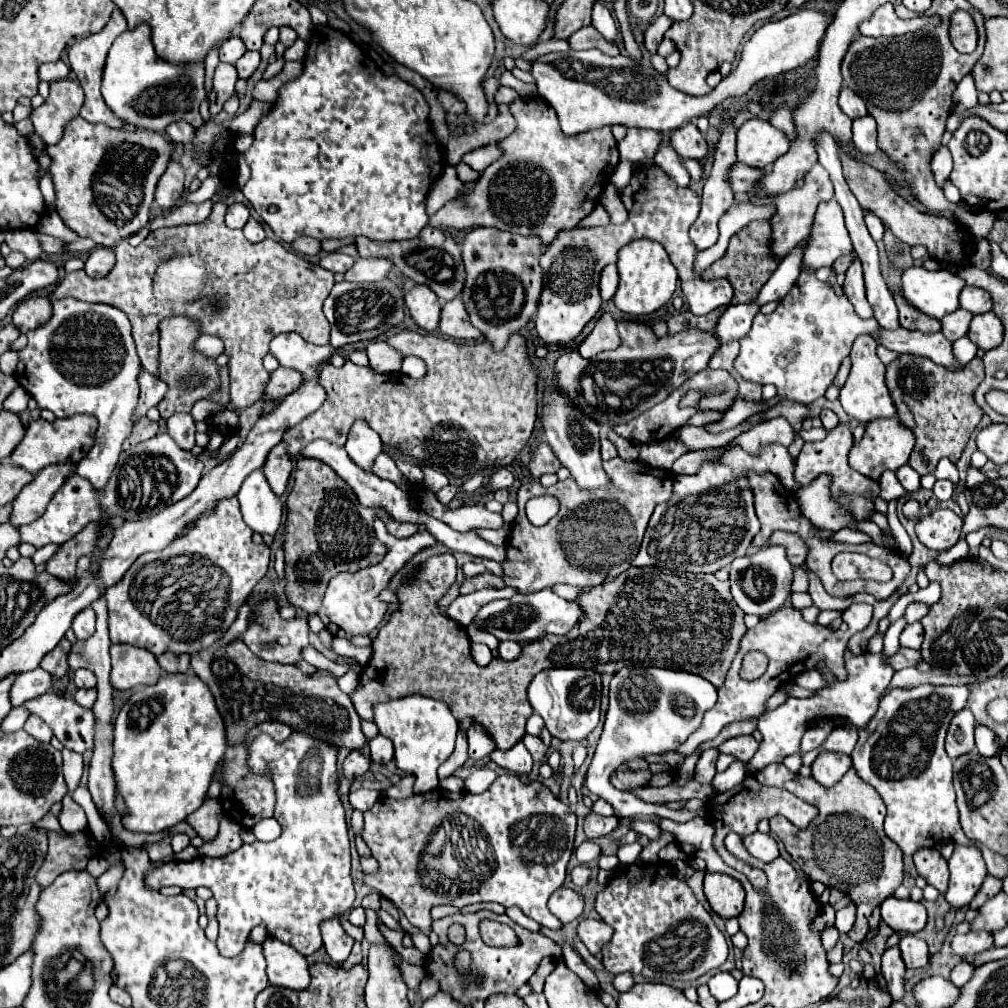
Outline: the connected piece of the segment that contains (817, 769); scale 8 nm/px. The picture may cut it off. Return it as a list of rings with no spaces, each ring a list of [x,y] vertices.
[[[820,753],[816,757],[816,761],[812,763],[812,777],[824,785],[830,787],[834,783],[838,783],[844,773],[852,767],[852,759],[848,755],[840,755],[840,753]]]

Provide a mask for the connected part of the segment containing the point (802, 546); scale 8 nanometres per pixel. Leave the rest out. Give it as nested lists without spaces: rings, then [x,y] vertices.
[[[776,531],[770,537],[770,545],[784,545],[788,549],[788,559],[794,567],[804,565],[806,555],[808,555],[808,545],[804,543],[802,537],[798,537],[798,533],[788,533],[788,531]]]

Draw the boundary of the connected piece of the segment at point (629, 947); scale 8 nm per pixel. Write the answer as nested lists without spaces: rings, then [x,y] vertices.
[[[656,861],[656,863],[642,865],[640,871],[642,875],[638,881],[628,881],[624,873],[614,873],[608,885],[596,895],[598,915],[602,917],[604,923],[612,925],[614,929],[610,943],[602,949],[604,967],[612,975],[630,971],[634,975],[644,975],[646,979],[658,981],[658,983],[694,981],[700,975],[712,969],[718,969],[728,957],[728,945],[726,945],[724,933],[716,927],[710,913],[702,907],[702,903],[696,899],[696,895],[686,885],[686,881],[676,877],[676,871],[670,867],[668,861]]]

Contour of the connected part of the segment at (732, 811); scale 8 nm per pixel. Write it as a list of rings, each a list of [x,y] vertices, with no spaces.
[[[748,775],[742,781],[742,785],[730,789],[726,793],[716,793],[706,803],[706,811],[708,811],[708,821],[712,817],[712,825],[716,829],[716,837],[714,837],[715,850],[728,866],[745,874],[752,885],[758,889],[766,888],[767,879],[765,873],[761,869],[742,862],[727,851],[724,845],[726,829],[738,833],[740,837],[746,837],[746,835],[750,835],[750,833],[756,831],[756,827],[758,827],[758,823],[762,819],[768,819],[768,817],[774,817],[774,815],[784,815],[798,829],[806,829],[812,823],[812,819],[816,817],[816,807],[814,805],[810,805],[810,803],[806,803],[802,799],[796,799],[792,793],[788,793],[784,789],[778,789],[778,787],[762,787],[762,785],[758,785],[758,781],[752,775]]]

